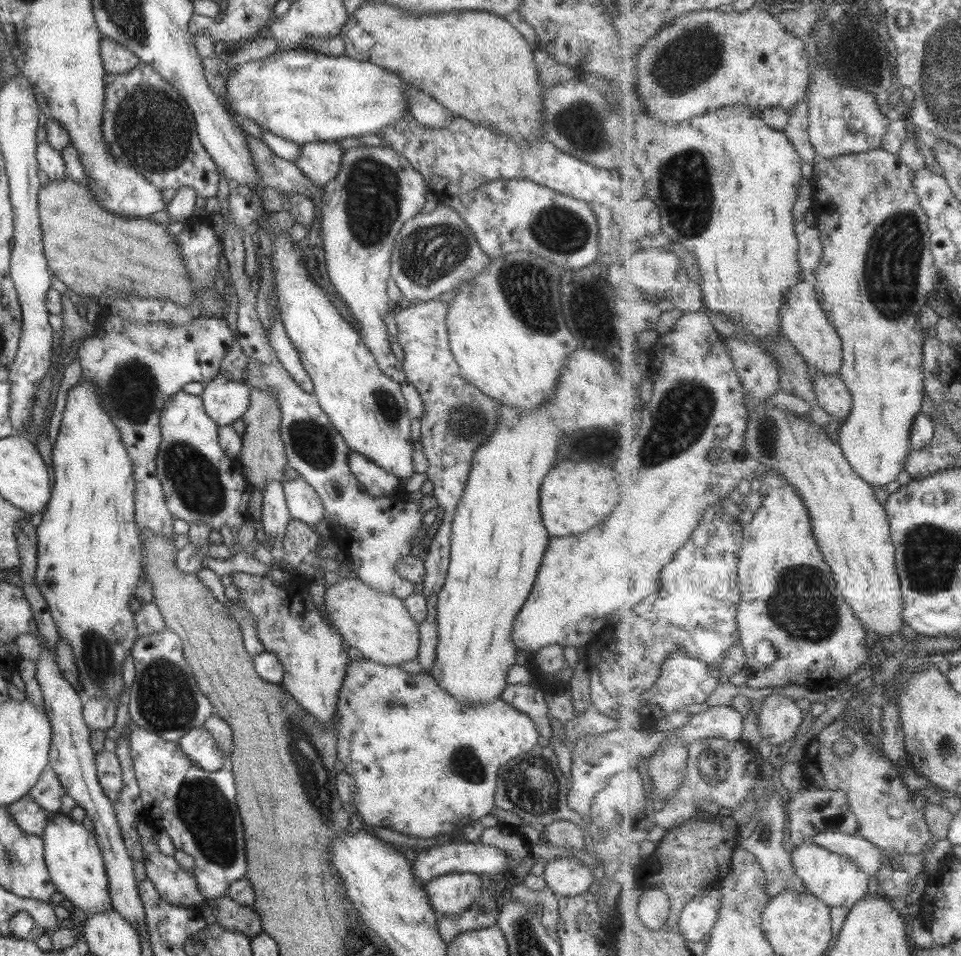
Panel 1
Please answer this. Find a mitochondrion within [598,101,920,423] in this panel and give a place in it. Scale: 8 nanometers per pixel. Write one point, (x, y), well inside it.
(684, 183)

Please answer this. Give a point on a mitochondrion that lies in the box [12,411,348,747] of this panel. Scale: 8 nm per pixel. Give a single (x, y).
(167, 701)

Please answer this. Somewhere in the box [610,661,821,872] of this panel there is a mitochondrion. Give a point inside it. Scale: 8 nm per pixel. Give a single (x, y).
(715, 779)

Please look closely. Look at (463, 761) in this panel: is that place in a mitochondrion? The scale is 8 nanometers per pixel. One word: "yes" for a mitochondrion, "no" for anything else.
yes

